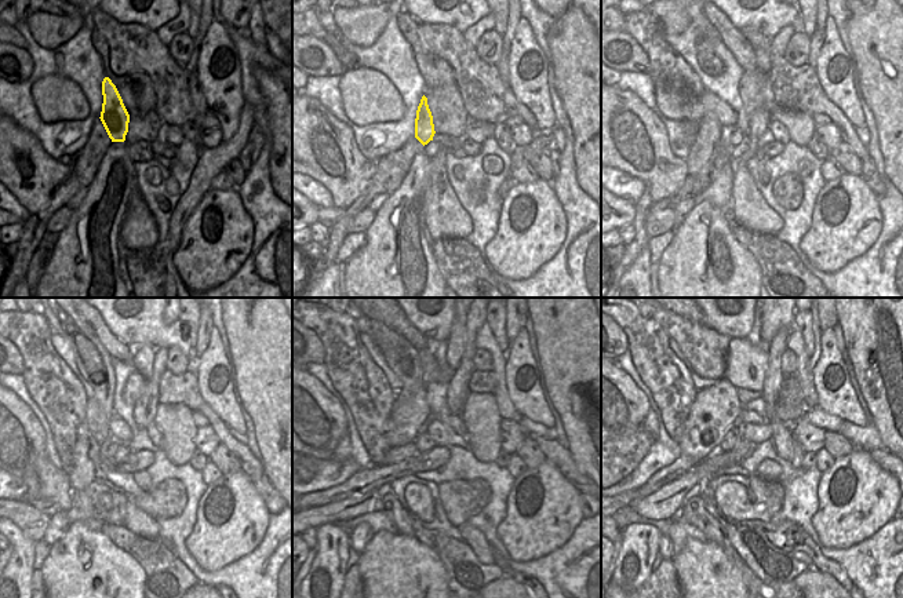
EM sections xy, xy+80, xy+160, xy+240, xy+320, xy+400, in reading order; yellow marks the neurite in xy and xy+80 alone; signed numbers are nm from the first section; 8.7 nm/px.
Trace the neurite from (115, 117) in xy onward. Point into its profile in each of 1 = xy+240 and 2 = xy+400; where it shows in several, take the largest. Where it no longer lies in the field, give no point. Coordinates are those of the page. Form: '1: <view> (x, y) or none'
1: xy+240 (108, 449)
2: xy+400 (684, 463)

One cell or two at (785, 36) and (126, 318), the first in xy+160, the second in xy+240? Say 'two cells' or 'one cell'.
two cells

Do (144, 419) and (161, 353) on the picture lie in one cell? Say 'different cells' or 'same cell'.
same cell

